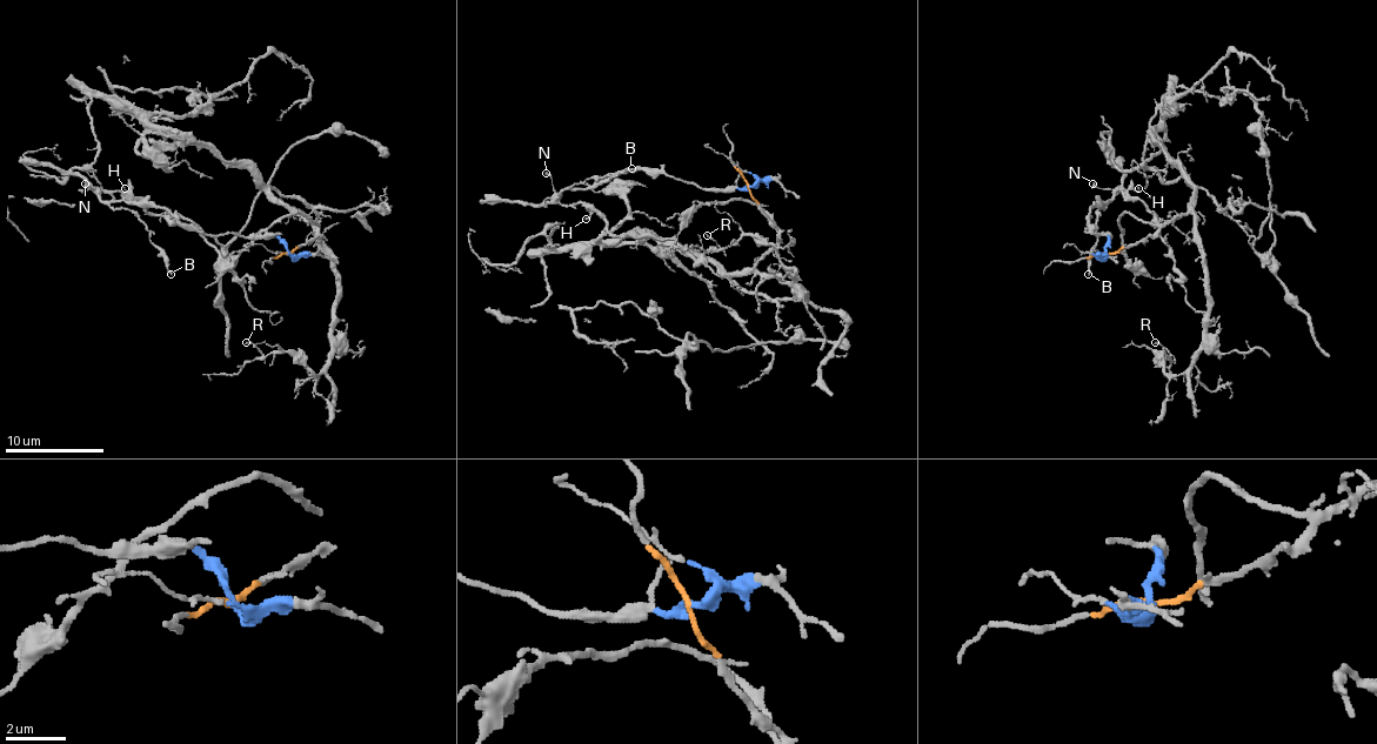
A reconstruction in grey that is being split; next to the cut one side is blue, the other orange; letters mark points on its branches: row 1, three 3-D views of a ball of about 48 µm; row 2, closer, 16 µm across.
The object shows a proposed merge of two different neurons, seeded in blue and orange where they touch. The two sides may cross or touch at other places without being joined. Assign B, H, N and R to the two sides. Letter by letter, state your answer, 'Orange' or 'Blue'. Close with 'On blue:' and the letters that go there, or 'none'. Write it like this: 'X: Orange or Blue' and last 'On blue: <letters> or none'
B: Blue
H: Blue
N: Blue
R: Orange
On blue: B, H, N

